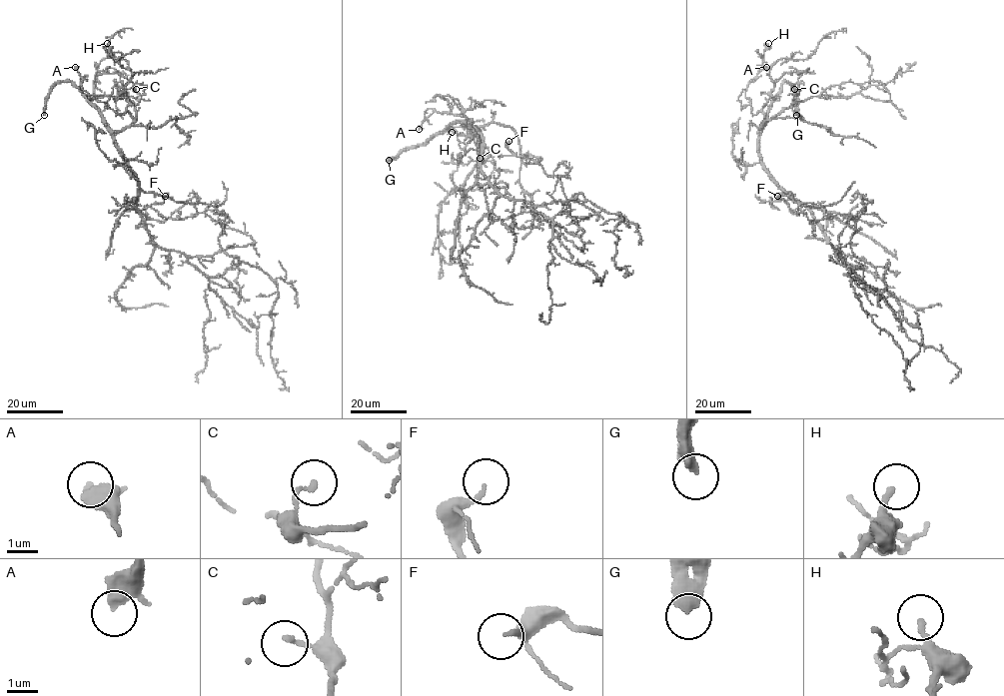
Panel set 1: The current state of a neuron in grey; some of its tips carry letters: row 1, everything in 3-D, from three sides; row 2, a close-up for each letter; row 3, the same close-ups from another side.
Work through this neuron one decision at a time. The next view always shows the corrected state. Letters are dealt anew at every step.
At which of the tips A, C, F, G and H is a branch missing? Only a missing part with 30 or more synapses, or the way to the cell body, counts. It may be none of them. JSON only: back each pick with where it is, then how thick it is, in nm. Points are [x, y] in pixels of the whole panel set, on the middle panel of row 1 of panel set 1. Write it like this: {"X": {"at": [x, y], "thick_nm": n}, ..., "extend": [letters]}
{"G": {"at": [389, 160], "thick_nm": 460}, "H": {"at": [452, 132], "thick_nm": 190}, "extend": ["G", "H"]}

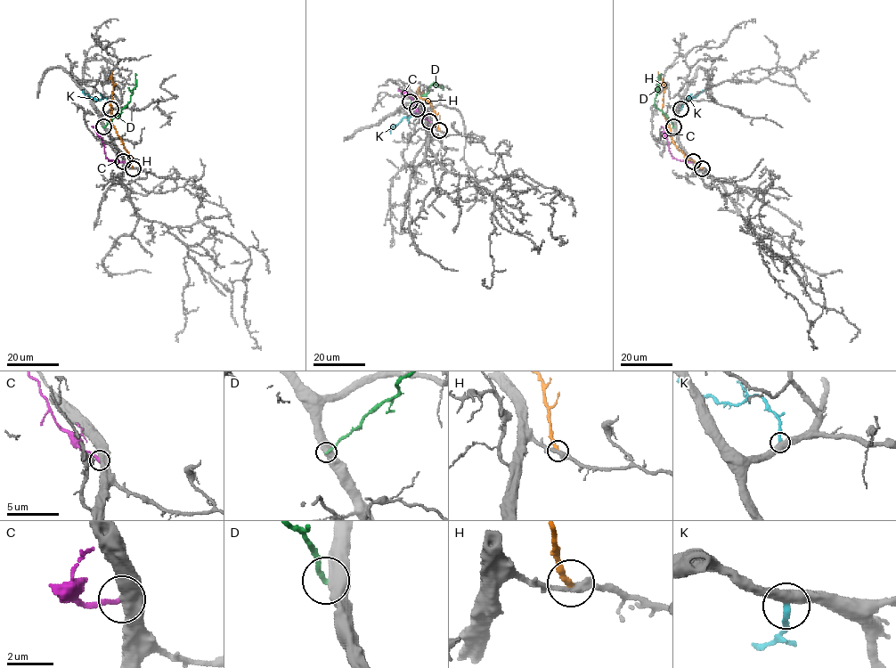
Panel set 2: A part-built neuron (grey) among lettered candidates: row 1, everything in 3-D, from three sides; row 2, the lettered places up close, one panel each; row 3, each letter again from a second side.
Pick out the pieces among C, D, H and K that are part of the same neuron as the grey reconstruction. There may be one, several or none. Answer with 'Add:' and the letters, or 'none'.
Add: K

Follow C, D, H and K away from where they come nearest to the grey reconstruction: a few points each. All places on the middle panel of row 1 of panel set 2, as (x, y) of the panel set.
C: (429, 121), (420, 114), (411, 97), (397, 90)
D: (410, 101), (426, 93), (434, 83), (443, 85), (443, 90)
H: (440, 130), (433, 108), (427, 101), (417, 97), (418, 92), (420, 93), (419, 87)
K: (417, 109), (389, 129), (391, 133)

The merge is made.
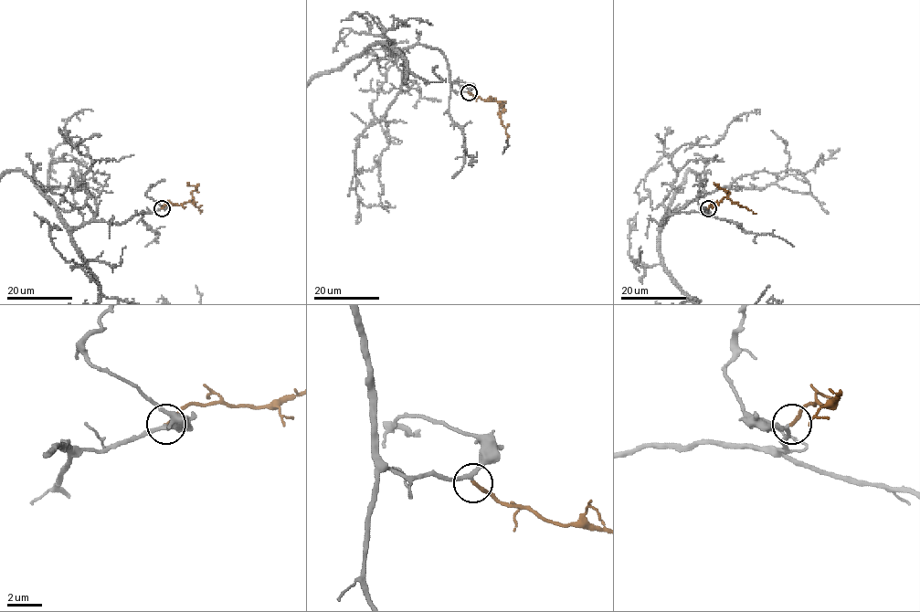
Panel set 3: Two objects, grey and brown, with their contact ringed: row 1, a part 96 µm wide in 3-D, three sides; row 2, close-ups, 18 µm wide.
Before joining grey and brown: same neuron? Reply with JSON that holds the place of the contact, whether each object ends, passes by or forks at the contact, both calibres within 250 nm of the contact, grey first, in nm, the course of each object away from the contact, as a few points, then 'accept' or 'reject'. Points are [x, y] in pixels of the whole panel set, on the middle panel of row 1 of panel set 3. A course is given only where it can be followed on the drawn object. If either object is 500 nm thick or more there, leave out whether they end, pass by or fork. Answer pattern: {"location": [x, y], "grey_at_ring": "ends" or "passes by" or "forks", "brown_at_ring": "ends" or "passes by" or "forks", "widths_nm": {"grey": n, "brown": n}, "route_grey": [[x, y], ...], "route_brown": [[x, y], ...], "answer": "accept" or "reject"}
{"location": [469, 92], "grey_at_ring": "passes by", "brown_at_ring": "ends", "widths_nm": {"grey": 200, "brown": 200}, "route_brown": [[469, 92], [500, 104], [502, 123], [506, 130], [508, 141]], "answer": "accept"}

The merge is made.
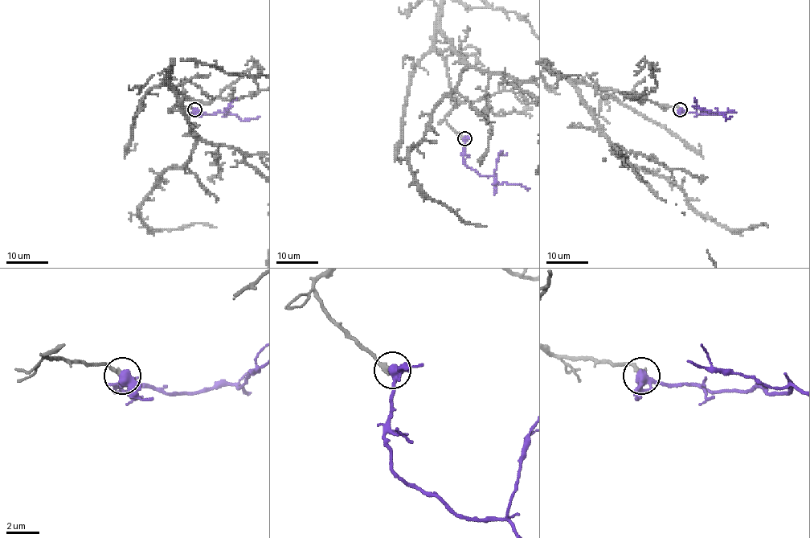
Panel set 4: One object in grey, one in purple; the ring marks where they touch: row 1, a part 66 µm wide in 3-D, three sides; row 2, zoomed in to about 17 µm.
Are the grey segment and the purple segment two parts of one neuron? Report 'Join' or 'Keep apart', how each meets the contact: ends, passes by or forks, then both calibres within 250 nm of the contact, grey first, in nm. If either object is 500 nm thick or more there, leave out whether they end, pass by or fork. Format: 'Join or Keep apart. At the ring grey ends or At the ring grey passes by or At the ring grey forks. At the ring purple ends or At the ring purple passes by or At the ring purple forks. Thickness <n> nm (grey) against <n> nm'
Join. At the ring grey ends. At the ring purple passes by. Thickness 280 nm (grey) against 440 nm

